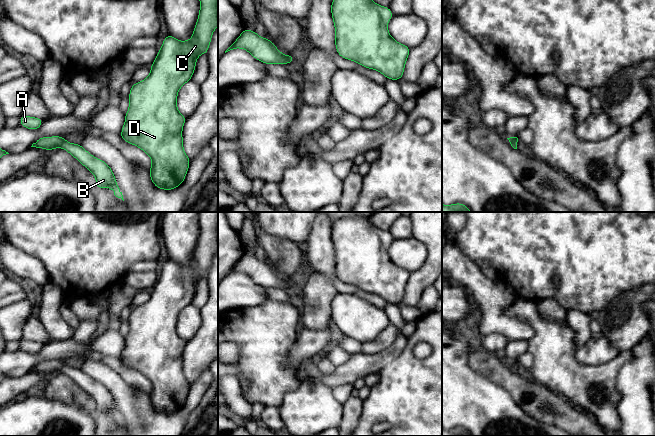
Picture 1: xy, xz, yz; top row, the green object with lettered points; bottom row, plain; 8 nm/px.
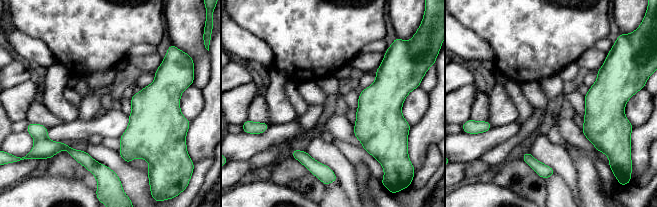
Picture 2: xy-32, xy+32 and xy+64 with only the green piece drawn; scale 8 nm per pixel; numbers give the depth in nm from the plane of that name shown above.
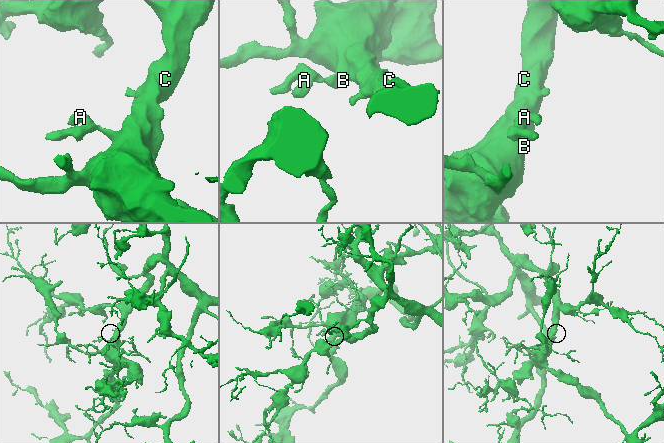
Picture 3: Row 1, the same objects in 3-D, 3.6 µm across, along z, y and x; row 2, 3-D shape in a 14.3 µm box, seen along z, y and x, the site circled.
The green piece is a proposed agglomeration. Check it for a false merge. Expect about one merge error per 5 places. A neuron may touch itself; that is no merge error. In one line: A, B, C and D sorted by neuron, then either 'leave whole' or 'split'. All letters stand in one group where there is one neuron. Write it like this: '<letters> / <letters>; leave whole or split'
A B C D; leave whole

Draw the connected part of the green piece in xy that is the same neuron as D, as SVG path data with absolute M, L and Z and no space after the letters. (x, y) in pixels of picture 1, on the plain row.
M198 212L200 234L193 259L188 265L179 265L167 259L150 290L150 299L132 308L129 317L129 333L120 357L122 363L142 373L151 381L149 394L153 408L163 414L180 410L187 398L190 383L183 373L182 354L186 341L177 333L177 318L180 312L191 304L199 279L206 278L212 258L218 250L218 212Z

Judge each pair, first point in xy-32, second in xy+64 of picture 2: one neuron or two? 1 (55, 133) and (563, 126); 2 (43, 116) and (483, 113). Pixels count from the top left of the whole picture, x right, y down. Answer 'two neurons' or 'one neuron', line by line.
1: one neuron
2: one neuron

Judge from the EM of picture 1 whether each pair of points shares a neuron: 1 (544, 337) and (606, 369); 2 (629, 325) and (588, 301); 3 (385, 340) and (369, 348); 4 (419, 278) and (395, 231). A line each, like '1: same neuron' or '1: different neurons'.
1: same neuron
2: different neurons
3: same neuron
4: different neurons

